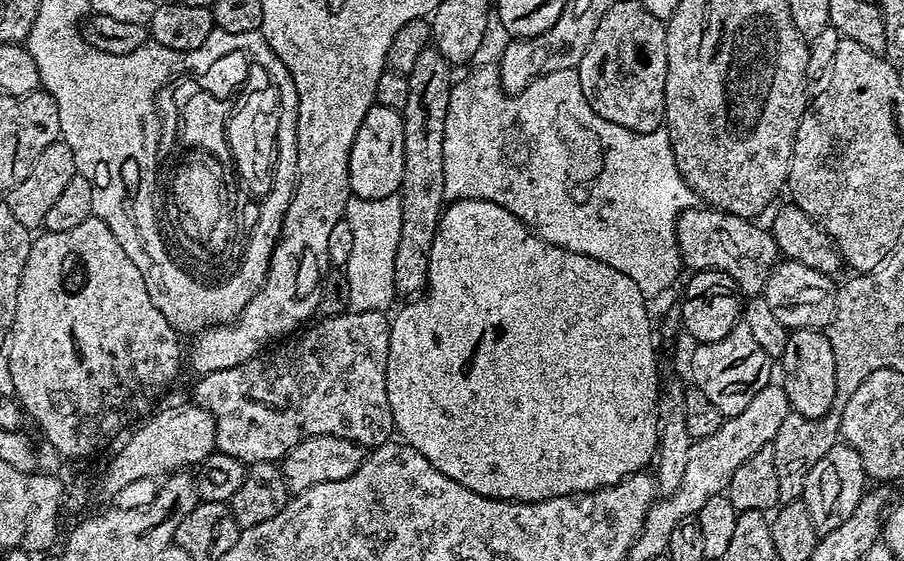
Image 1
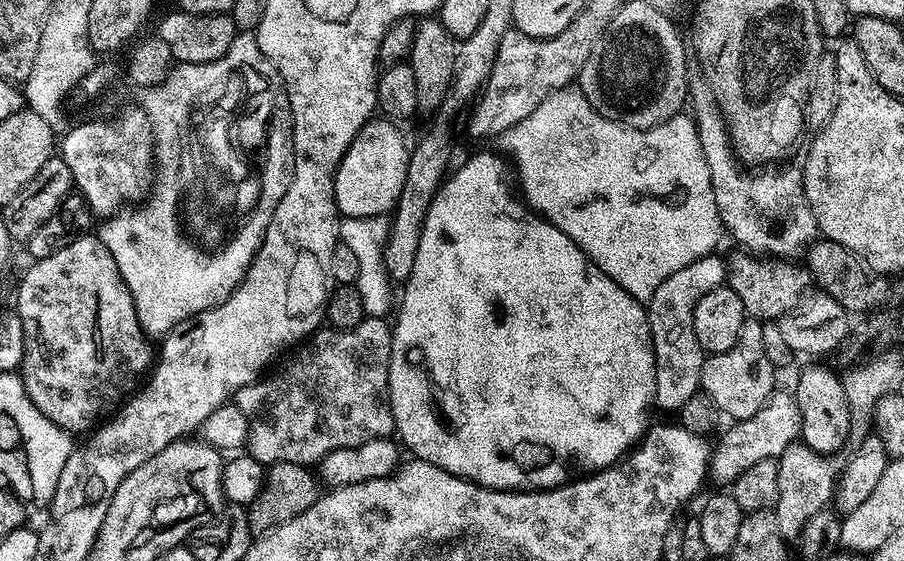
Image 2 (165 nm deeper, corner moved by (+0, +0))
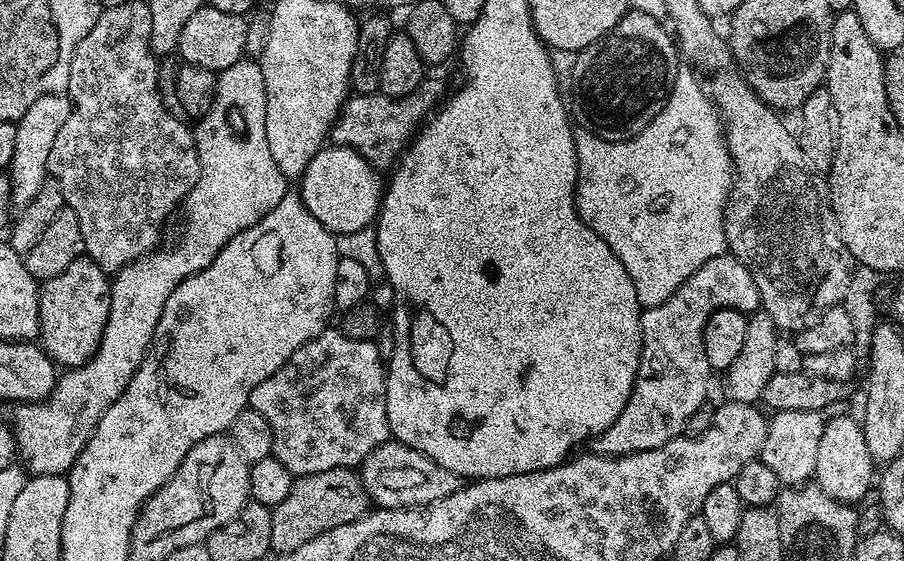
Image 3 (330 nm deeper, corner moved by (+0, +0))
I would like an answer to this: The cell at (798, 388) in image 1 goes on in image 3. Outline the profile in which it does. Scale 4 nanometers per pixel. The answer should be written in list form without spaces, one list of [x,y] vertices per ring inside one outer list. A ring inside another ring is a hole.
[[[849,414],[843,416],[828,416],[822,430],[822,440],[818,442],[818,466],[814,482],[830,498],[840,500],[844,504],[855,505],[856,500],[863,501],[868,487],[873,487],[872,468],[874,461],[870,450],[866,447],[866,434],[861,421]]]

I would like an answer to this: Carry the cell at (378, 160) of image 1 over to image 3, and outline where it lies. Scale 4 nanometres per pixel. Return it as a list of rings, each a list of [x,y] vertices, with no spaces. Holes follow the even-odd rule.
[[[325,146],[306,166],[298,181],[298,195],[306,210],[337,237],[369,227],[380,214],[382,176],[362,154],[352,148]]]

